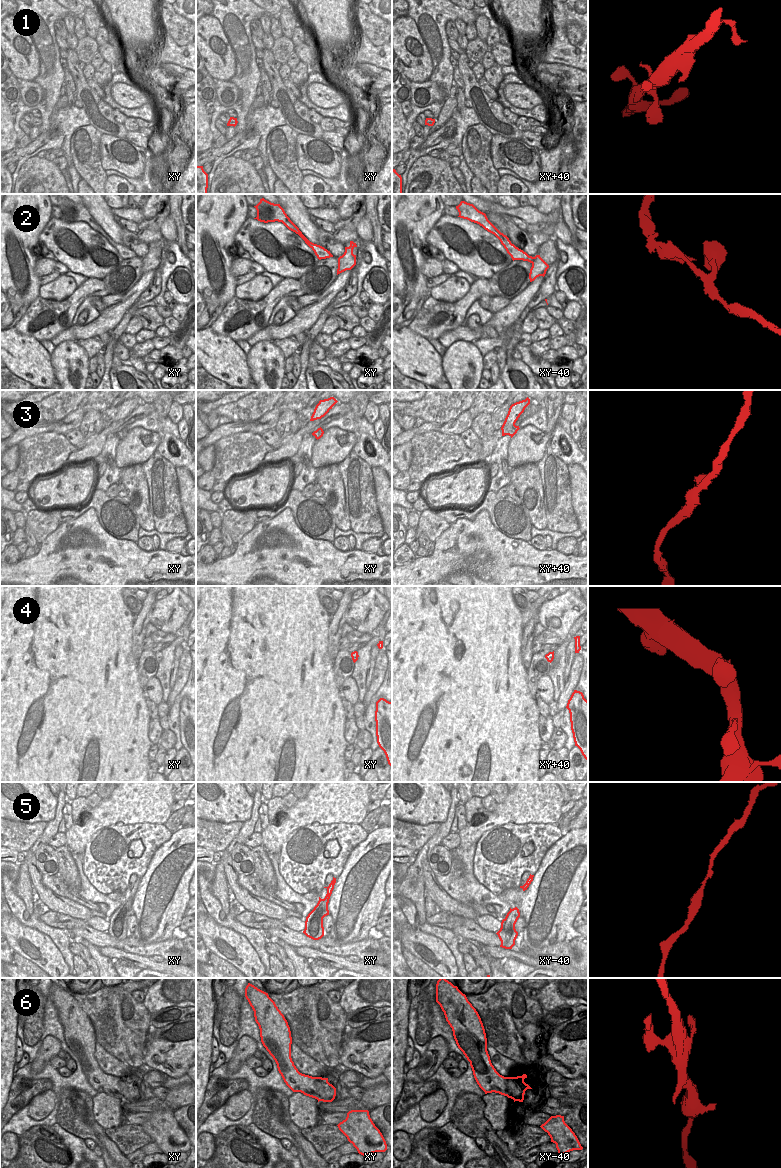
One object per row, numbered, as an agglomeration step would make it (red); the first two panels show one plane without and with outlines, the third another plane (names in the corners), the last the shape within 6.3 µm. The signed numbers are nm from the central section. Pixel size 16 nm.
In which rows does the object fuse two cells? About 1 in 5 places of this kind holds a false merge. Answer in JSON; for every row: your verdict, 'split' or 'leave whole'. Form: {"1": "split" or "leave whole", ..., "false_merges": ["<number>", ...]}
{"1": "leave whole", "2": "leave whole", "3": "leave whole", "4": "leave whole", "5": "leave whole", "6": "leave whole", "false_merges": []}

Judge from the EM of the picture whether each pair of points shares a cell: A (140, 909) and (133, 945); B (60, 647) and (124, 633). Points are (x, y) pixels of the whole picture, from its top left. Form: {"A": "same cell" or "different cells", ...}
{"A": "different cells", "B": "same cell"}

